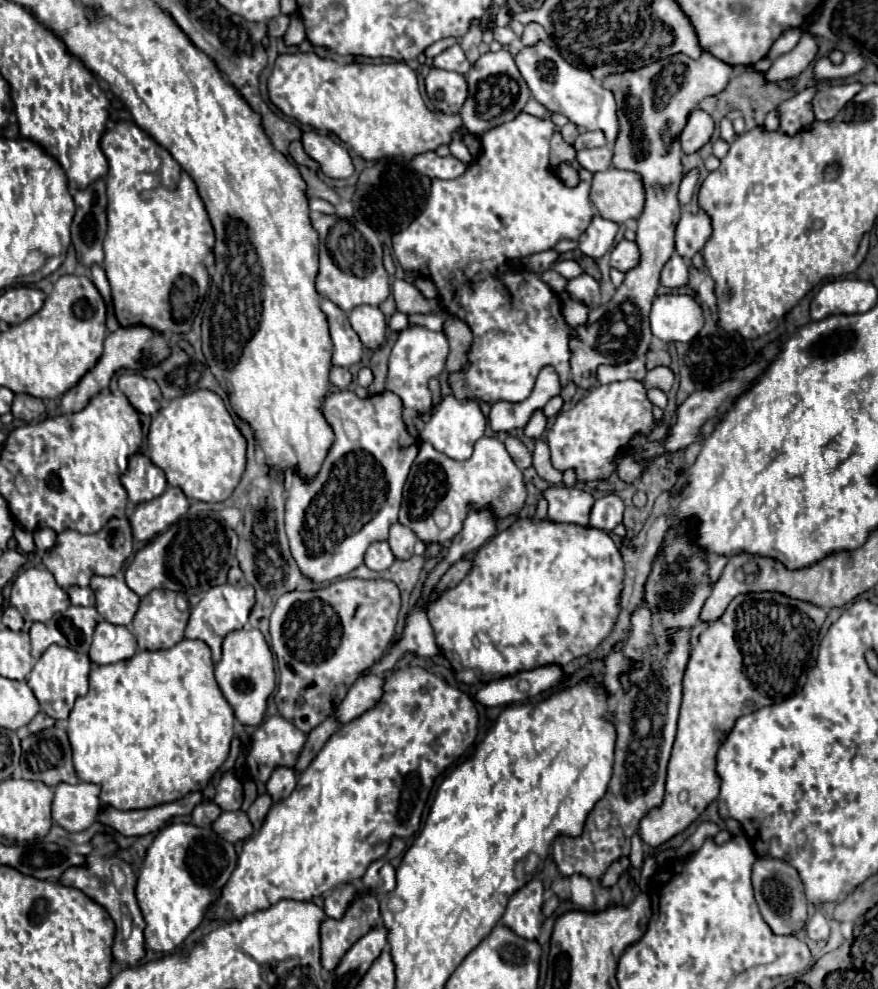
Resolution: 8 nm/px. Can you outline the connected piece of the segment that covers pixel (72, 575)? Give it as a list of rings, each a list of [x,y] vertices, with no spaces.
[[[111,519],[101,531],[91,533],[91,535],[83,535],[83,533],[71,531],[71,529],[63,531],[57,537],[55,547],[45,551],[43,565],[53,573],[59,587],[63,587],[63,589],[67,589],[71,585],[87,587],[89,579],[93,575],[117,575],[123,569],[127,557],[131,555],[131,547],[133,547],[133,535],[131,535],[129,521]]]

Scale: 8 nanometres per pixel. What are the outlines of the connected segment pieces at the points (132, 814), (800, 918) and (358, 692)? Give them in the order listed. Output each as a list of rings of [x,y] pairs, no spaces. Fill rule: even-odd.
[[[195,791],[179,801],[171,801],[167,805],[157,805],[151,809],[131,809],[119,811],[115,807],[101,807],[101,823],[111,825],[123,835],[147,835],[161,829],[169,819],[179,815],[189,815],[195,805],[203,801],[203,793]],[[191,805],[191,807],[189,807]]]
[[[757,857],[753,865],[753,889],[755,901],[767,925],[777,935],[795,935],[807,921],[807,899],[803,893],[803,881],[795,867],[783,859]]]
[[[365,675],[351,685],[347,691],[347,697],[337,705],[335,717],[339,717],[339,725],[345,725],[347,721],[353,721],[355,717],[363,715],[367,709],[371,709],[381,693],[383,693],[383,679],[377,675]]]

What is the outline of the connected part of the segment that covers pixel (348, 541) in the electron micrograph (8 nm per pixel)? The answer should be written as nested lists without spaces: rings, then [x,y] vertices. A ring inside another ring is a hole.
[[[335,391],[325,399],[323,413],[335,431],[335,443],[311,483],[305,483],[299,473],[289,475],[293,479],[287,483],[289,495],[285,503],[285,531],[291,555],[295,557],[299,571],[315,583],[349,575],[363,563],[363,555],[373,541],[385,541],[389,537],[389,527],[397,523],[401,491],[409,467],[419,453],[419,437],[413,437],[411,441],[411,433],[407,433],[407,425],[403,425],[403,403],[395,393],[385,391],[361,399],[353,391]]]

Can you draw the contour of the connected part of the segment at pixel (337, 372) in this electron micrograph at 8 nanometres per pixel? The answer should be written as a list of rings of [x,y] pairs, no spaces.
[[[331,367],[331,383],[337,389],[347,389],[353,383],[353,375],[349,373],[349,369],[343,367]]]

